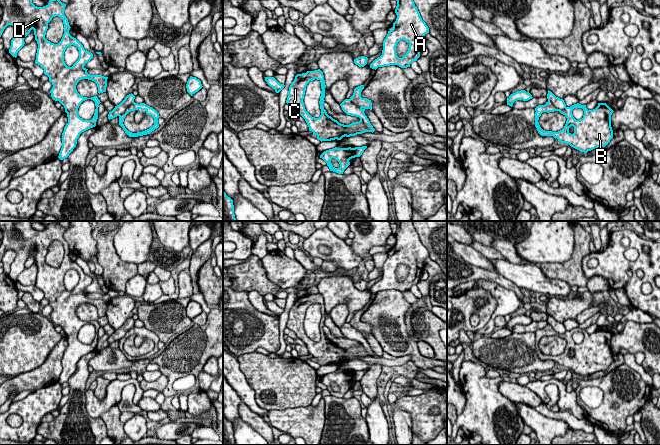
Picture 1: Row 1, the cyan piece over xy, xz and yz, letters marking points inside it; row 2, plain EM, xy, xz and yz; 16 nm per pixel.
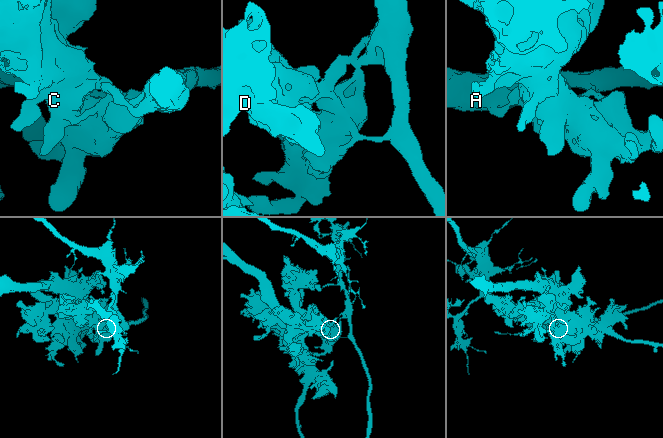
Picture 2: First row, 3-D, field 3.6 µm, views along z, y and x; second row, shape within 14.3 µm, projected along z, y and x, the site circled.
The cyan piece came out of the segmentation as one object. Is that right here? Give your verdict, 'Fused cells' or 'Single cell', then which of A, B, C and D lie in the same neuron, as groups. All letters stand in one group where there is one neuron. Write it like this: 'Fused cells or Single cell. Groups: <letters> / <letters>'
Fused cells. Groups: A / B C D

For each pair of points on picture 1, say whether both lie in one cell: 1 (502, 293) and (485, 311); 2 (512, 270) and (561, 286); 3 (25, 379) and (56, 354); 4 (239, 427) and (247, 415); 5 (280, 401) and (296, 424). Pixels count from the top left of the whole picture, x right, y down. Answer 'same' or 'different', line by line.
1: different
2: same
3: same
4: different
5: different

